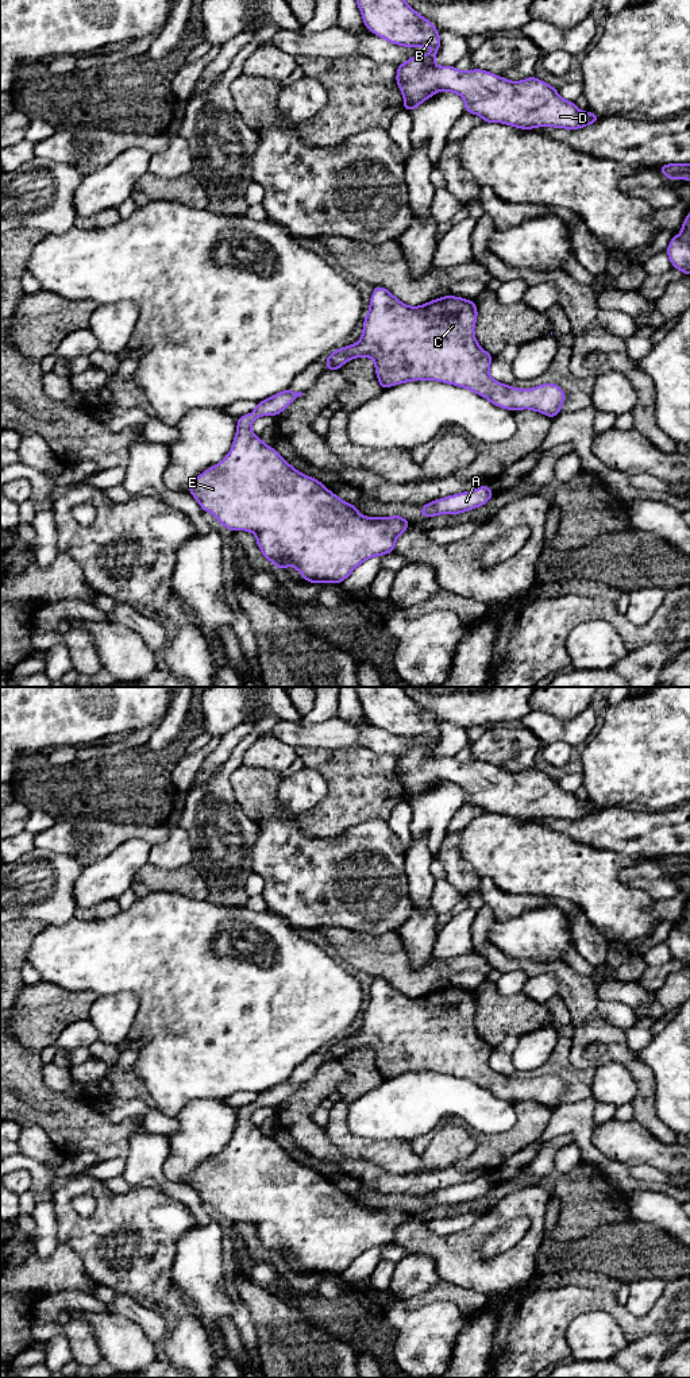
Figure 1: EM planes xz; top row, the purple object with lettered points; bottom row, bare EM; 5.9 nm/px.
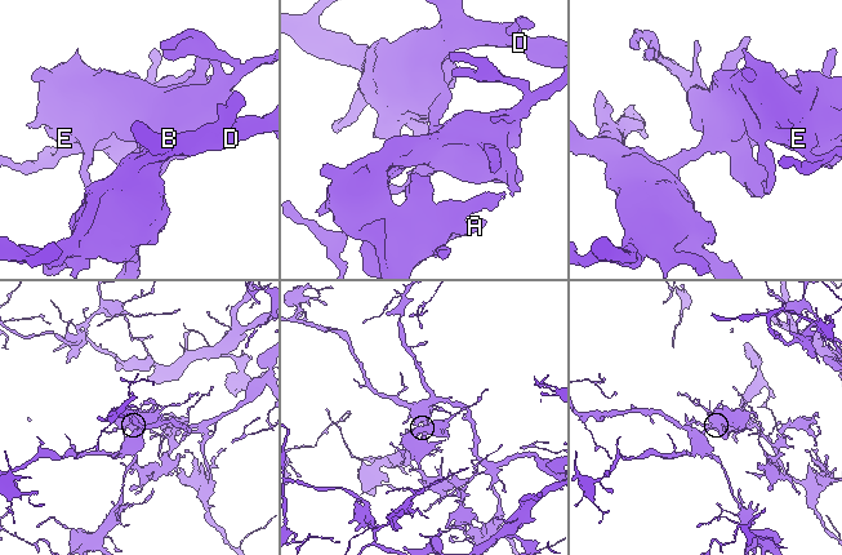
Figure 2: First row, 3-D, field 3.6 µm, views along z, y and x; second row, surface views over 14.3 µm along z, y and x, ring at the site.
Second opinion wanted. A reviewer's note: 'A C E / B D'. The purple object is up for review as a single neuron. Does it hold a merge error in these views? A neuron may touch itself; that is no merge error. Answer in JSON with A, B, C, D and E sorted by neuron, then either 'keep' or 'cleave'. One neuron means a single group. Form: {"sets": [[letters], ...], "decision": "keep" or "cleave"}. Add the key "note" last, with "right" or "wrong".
{"sets": [["A", "B", "C", "D", "E"]], "decision": "keep", "note": "wrong"}

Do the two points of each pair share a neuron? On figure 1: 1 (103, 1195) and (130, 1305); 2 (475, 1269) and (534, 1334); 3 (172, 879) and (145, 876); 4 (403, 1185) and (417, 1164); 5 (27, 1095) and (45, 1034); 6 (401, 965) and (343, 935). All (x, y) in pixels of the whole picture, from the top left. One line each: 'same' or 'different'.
1: different
2: different
3: same
4: different
5: different
6: same

